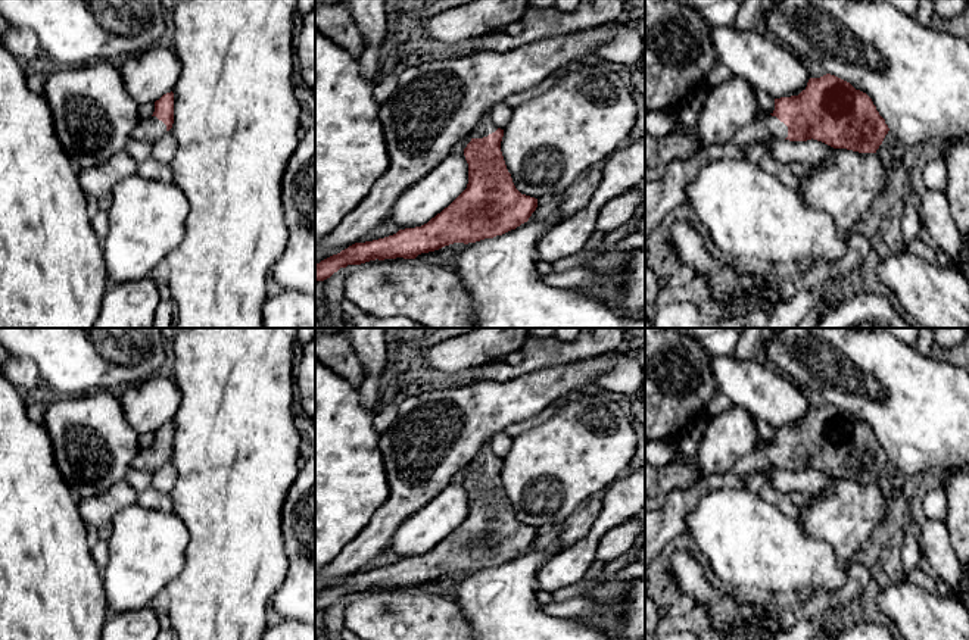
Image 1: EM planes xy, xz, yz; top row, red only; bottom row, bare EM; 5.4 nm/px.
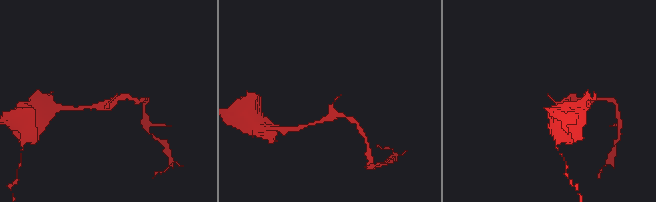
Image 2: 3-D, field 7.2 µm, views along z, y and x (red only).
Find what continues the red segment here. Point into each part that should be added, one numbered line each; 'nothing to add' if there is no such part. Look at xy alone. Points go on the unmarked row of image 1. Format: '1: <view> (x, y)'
1: xy (150, 459)

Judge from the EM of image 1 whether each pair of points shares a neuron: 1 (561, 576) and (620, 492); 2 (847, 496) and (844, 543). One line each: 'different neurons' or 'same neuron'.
1: same neuron
2: same neuron

